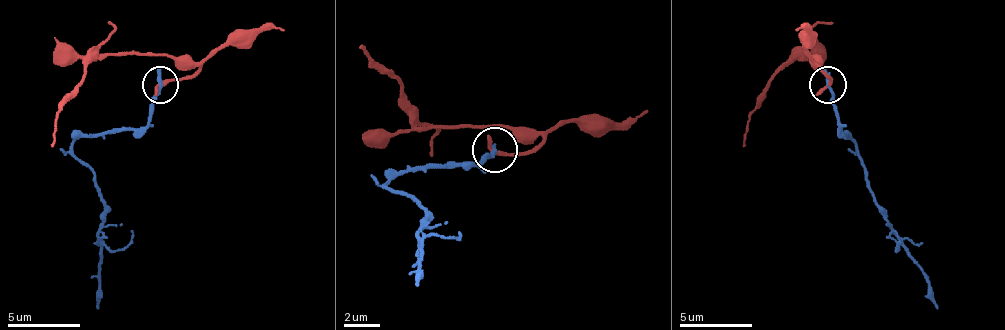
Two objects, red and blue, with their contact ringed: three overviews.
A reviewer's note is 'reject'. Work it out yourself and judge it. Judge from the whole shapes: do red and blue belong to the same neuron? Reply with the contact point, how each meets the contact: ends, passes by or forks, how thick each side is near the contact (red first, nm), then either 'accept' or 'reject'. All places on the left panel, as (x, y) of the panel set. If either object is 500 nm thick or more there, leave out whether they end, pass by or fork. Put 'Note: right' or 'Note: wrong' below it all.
at (160, 84); red ends there; blue ends there; 320 nm thick on the red side, 320 nm on the other; reject
Note: right

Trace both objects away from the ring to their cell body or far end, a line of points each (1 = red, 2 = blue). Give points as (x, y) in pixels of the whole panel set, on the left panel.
1: (157, 85), (187, 78), (194, 71), (168, 56), (99, 52), (63, 107), (52, 147)
2: (161, 85), (143, 125), (88, 133), (74, 144), (103, 209), (96, 308)

